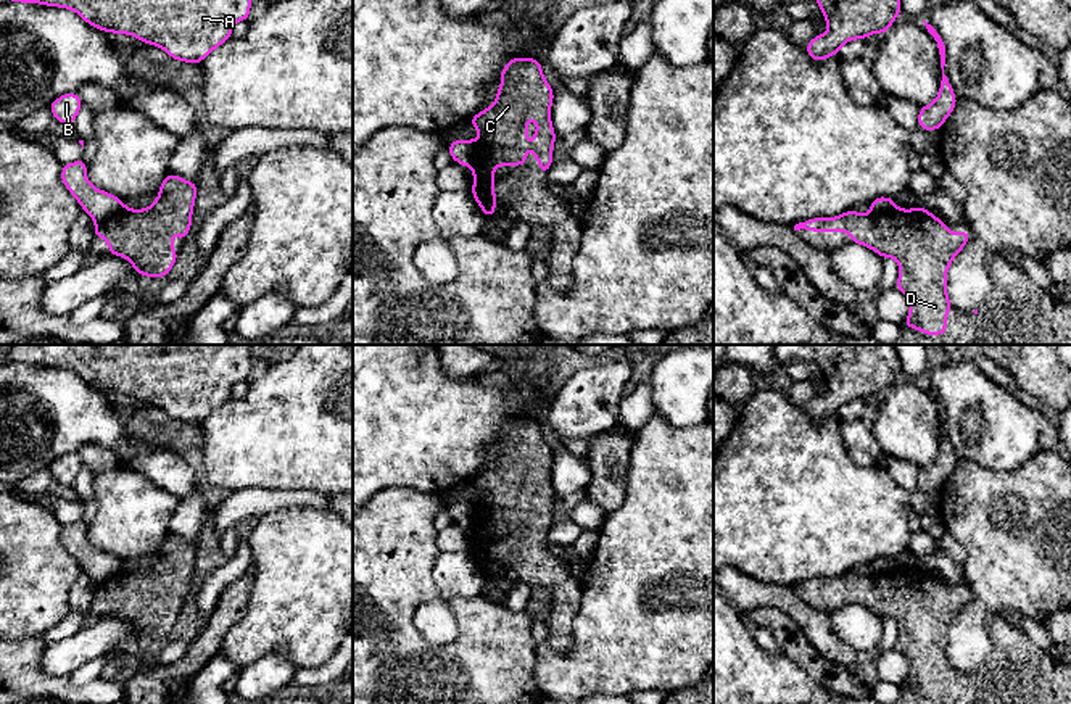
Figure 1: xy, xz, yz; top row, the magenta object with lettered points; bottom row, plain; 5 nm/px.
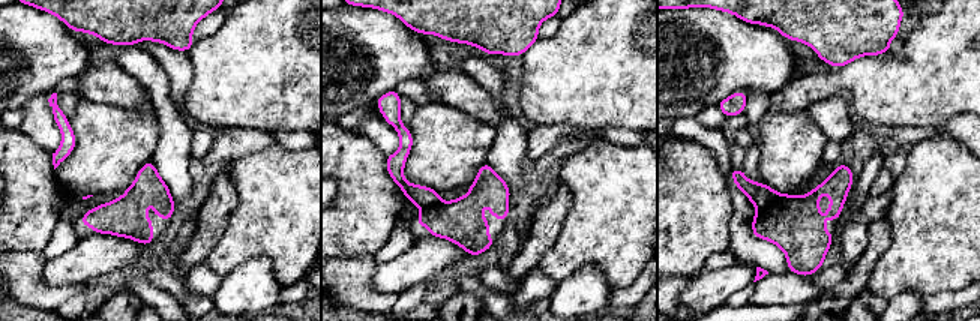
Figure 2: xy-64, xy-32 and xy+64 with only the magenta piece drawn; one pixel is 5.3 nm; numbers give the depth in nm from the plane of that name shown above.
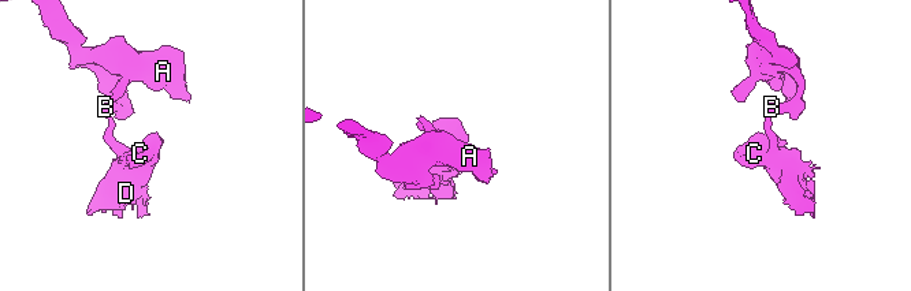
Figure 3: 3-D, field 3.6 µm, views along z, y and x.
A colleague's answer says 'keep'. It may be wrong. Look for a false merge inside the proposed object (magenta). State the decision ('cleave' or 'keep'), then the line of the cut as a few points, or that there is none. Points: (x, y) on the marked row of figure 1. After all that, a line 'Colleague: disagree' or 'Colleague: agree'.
cleave | xy (124, 207), (95, 224)
Colleague: disagree

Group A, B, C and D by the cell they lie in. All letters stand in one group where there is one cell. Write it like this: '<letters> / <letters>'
A B / C D

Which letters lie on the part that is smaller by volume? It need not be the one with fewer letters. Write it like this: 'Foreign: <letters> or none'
Foreign: C, D

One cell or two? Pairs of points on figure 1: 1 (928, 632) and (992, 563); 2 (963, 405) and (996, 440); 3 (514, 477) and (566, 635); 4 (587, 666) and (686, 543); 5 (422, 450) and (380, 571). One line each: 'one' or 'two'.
1: two
2: one
3: one
4: one
5: two

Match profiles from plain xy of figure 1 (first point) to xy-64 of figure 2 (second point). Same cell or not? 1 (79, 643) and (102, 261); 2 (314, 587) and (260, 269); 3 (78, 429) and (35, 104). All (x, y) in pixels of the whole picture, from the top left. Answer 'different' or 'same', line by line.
1: same
2: different
3: different

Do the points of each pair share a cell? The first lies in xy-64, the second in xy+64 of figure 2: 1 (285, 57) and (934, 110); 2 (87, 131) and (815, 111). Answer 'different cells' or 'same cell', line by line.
1: same cell
2: different cells

